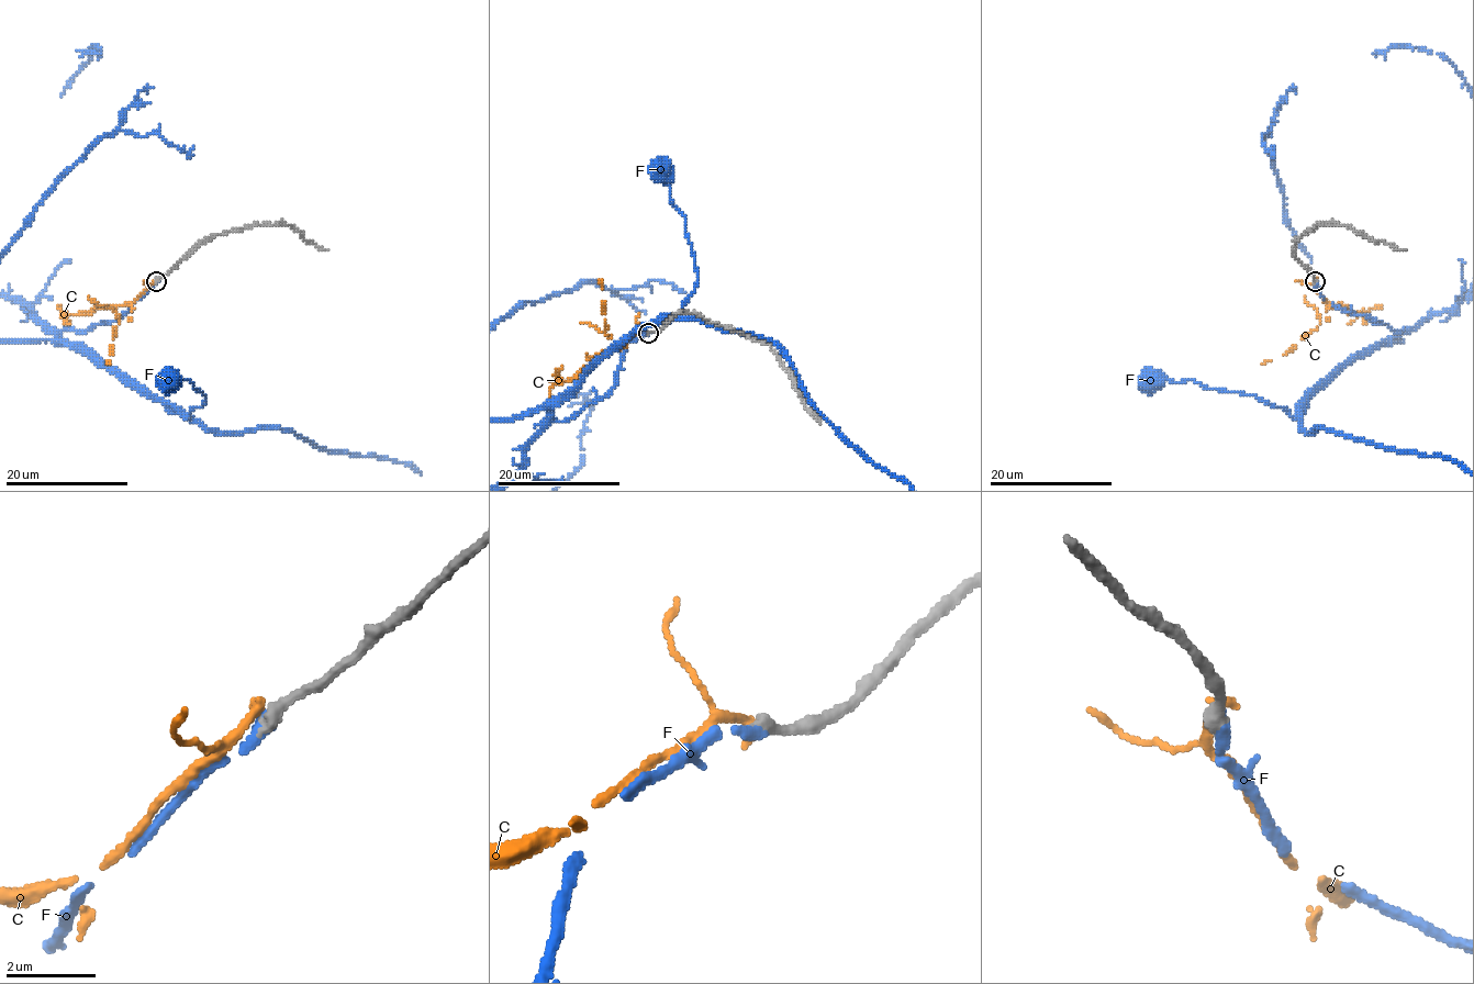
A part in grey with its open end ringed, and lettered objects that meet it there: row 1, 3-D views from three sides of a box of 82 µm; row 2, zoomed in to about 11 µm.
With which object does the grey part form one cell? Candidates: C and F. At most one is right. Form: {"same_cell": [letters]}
{"same_cell": ["F"]}

